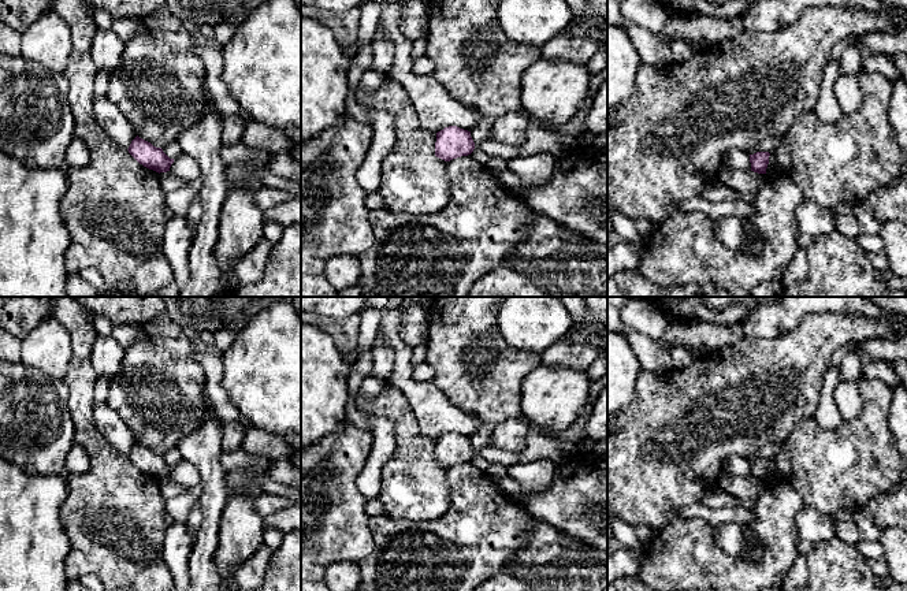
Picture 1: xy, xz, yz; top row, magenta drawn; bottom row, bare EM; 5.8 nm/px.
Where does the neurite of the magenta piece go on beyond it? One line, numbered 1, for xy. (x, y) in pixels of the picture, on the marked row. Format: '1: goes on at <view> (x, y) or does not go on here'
1: does not go on here

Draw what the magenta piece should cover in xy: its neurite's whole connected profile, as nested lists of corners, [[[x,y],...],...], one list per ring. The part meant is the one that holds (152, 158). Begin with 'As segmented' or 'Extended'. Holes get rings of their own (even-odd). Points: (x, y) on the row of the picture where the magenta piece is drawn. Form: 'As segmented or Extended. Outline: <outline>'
As segmented. Outline: [[[138,135],[131,141],[127,150],[140,164],[159,174],[170,171],[174,163],[174,159],[170,159],[161,148],[153,146]]]

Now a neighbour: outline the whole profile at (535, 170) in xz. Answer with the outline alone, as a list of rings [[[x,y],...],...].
[[[539,152],[529,156],[518,156],[508,163],[508,170],[513,171],[520,186],[514,190],[514,196],[524,201],[524,194],[532,187],[543,186],[554,174],[557,159],[549,152]]]

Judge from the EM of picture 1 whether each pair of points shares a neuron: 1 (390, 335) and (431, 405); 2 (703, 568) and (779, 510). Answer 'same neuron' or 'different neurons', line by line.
1: same neuron
2: same neuron

